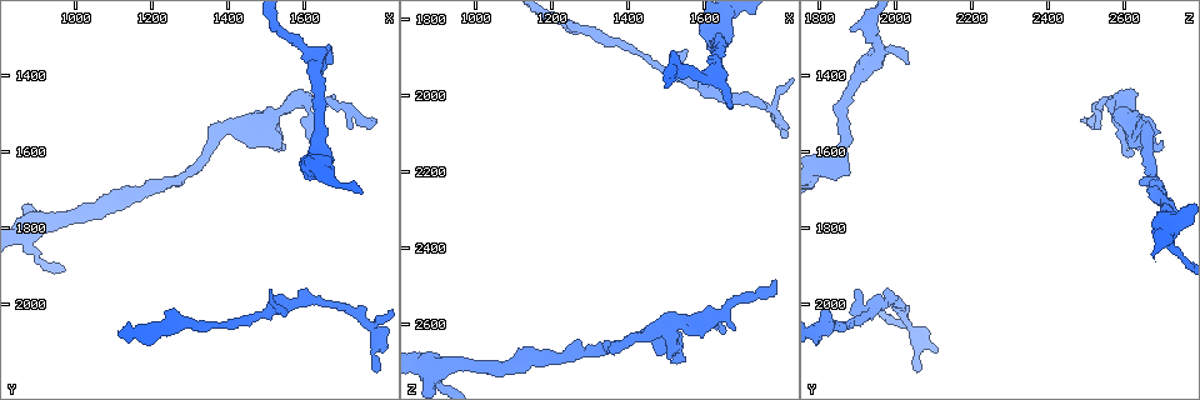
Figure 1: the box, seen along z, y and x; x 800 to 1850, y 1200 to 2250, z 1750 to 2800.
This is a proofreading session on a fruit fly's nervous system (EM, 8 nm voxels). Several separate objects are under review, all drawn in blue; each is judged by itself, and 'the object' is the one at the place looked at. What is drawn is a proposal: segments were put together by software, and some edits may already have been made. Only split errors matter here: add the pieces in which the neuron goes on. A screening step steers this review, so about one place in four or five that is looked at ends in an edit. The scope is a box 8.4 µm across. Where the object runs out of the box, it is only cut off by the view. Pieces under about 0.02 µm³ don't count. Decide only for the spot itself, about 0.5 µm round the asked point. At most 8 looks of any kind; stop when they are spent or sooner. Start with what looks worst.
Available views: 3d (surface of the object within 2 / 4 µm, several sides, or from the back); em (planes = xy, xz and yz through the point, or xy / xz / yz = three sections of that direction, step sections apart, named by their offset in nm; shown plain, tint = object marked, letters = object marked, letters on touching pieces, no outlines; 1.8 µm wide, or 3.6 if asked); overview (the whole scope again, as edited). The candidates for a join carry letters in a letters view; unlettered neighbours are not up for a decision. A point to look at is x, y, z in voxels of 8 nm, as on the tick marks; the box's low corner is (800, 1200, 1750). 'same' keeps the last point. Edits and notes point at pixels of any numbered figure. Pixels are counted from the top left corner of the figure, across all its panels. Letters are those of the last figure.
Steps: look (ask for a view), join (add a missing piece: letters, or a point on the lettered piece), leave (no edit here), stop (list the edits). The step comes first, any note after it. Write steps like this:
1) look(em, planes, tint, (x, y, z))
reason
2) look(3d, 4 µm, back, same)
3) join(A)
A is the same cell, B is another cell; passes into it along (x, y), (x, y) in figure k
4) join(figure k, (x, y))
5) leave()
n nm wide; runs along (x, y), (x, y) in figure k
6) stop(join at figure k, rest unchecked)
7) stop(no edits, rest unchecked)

look(3d, 2 µm, (1785, 1515, 2490))
thin end

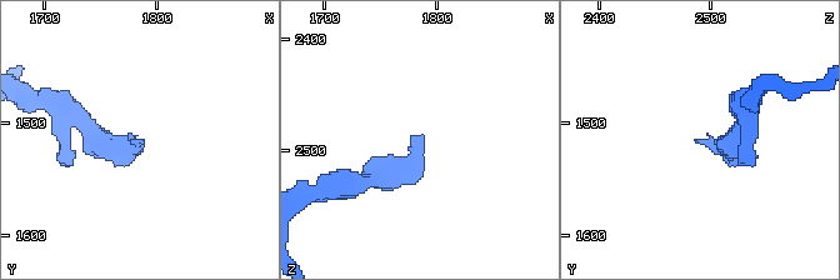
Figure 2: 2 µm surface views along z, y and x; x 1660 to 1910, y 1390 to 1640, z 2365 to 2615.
look(em, xz, step 4, plain, (1786, 1516, 2486))
need the tissue

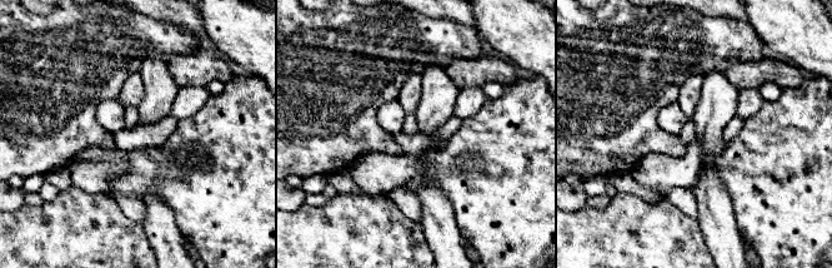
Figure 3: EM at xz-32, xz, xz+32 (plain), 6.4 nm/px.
look(em, xz, step 4, letters, same)

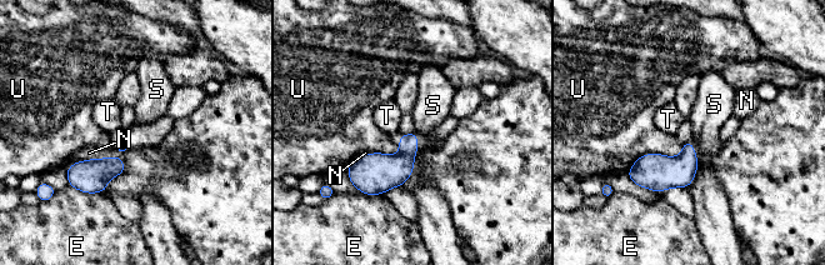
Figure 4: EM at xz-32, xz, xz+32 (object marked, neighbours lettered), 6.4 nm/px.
leave()
E, N, S, T and U are other cells; no lettered piece goes on from it

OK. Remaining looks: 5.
look(3d, 4 µm, (1665, 1360, 2030))
free end

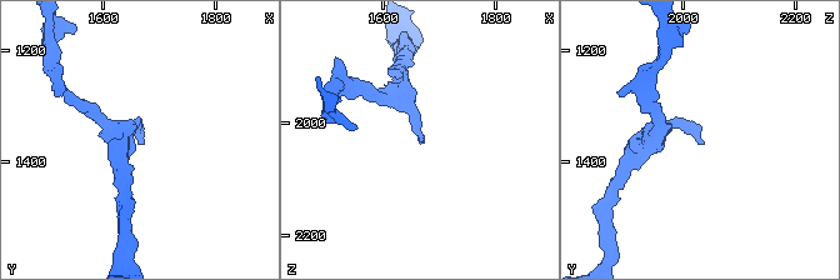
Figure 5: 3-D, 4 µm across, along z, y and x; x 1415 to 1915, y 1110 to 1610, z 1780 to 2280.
look(em, planes, letters, (1655, 1365, 2030))
need the tissue

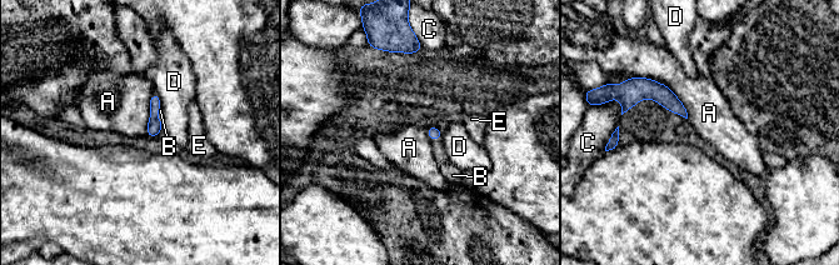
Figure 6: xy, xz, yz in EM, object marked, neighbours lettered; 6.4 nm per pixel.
join(B)
A touches over 440 nm; B is the same cell, A, C, D and E are other cells; it goes on there

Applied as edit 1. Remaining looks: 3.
stop(join at figure 6, rest unchecked)

